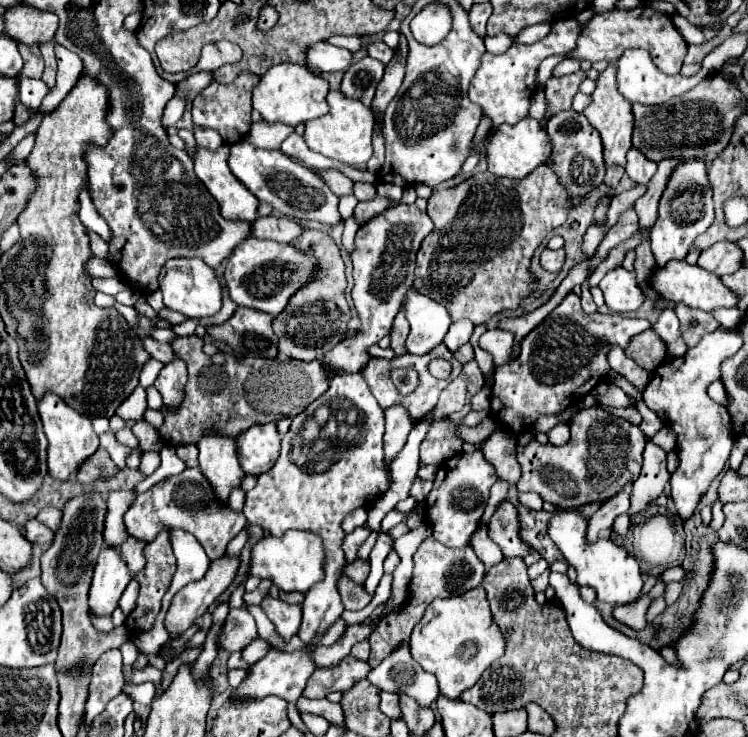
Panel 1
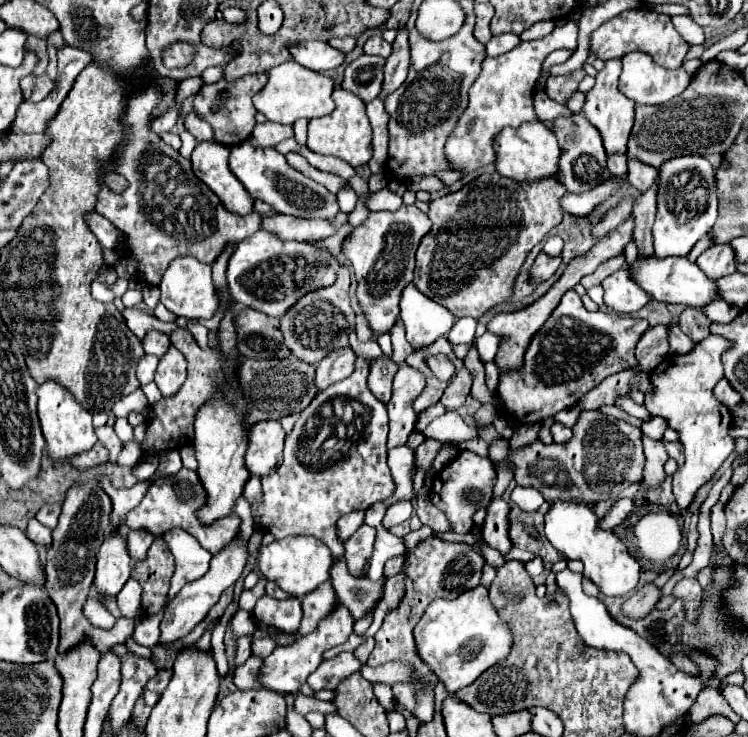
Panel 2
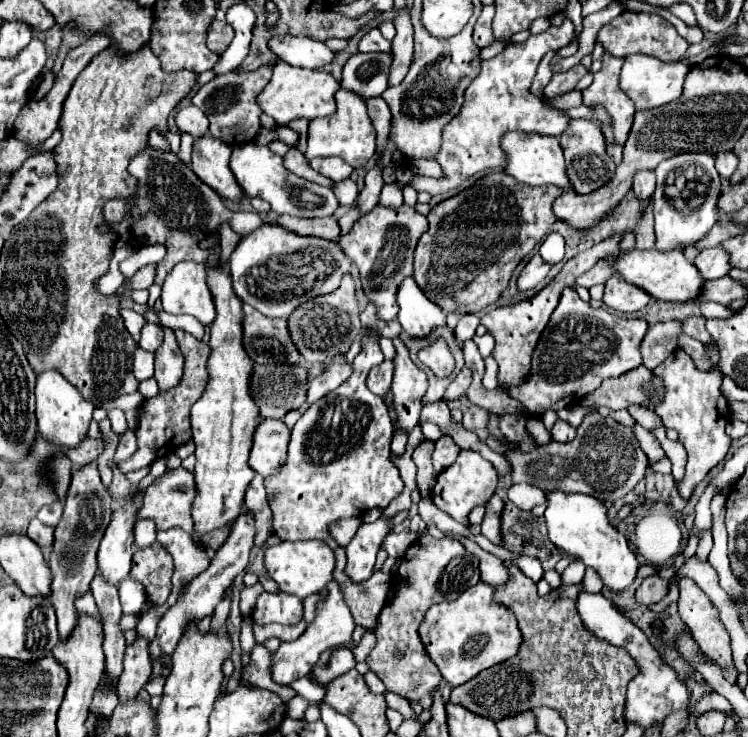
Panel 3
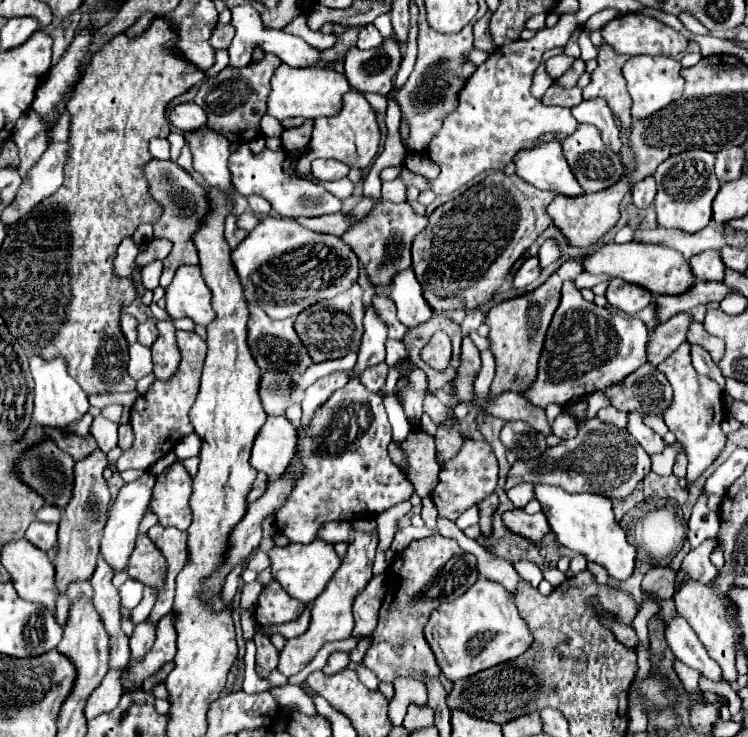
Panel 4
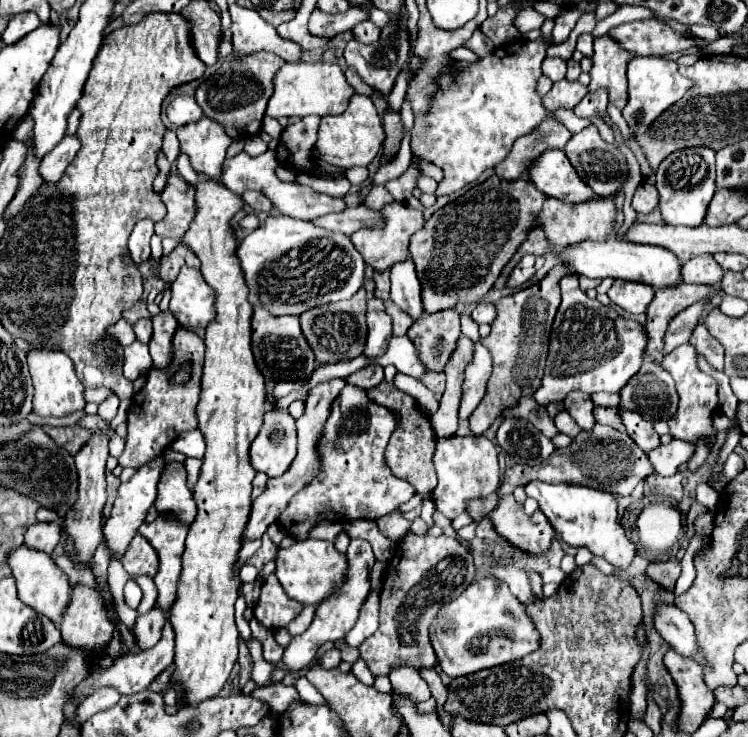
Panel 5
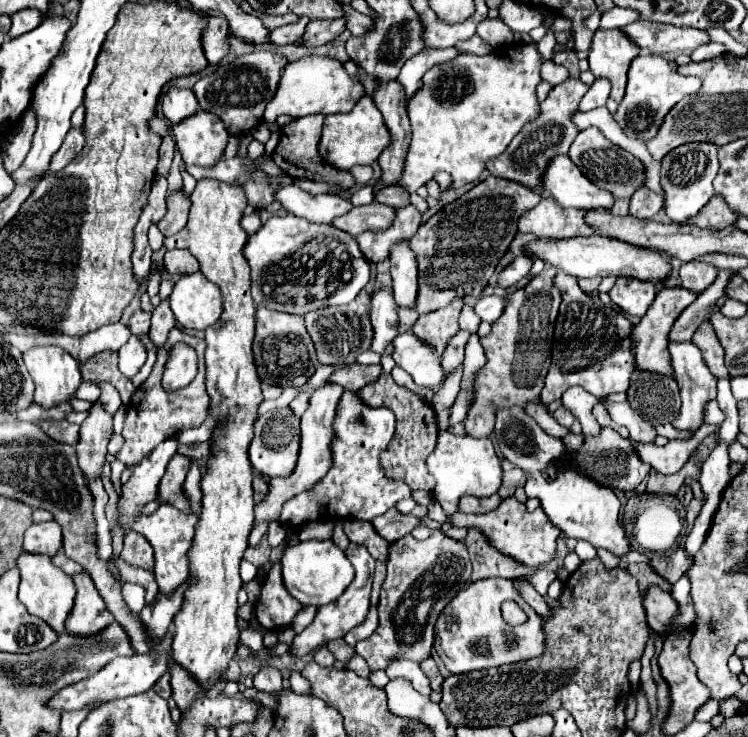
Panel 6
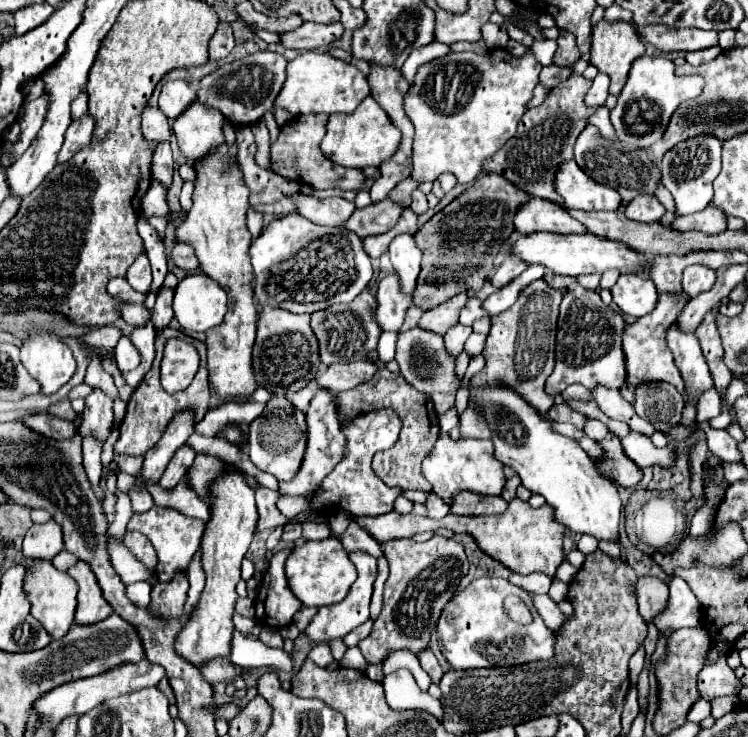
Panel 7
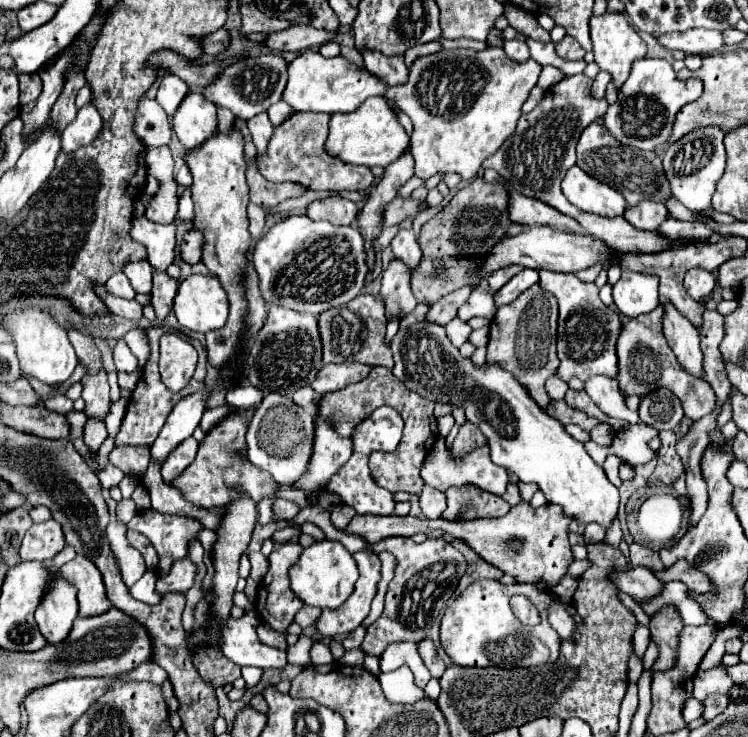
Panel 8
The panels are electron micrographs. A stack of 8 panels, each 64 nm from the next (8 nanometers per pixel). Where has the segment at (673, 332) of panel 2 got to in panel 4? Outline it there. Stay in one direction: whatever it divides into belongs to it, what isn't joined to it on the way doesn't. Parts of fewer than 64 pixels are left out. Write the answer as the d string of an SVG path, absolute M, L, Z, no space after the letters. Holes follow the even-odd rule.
M692 346L692 364L694 364L696 372L706 374L706 376L710 376L712 380L716 380L716 382L720 384L720 388L722 388L724 396L726 396L726 378L722 376L720 368L712 362L710 354L708 354L702 346Z

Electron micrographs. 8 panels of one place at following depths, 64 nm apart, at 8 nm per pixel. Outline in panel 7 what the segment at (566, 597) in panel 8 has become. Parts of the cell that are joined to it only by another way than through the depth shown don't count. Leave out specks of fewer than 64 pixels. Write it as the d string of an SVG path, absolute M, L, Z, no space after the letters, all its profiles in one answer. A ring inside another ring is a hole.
M556 578L556 580L552 582L552 588L550 588L548 596L550 596L554 602L562 602L562 600L566 600L566 594L568 594L568 584Z

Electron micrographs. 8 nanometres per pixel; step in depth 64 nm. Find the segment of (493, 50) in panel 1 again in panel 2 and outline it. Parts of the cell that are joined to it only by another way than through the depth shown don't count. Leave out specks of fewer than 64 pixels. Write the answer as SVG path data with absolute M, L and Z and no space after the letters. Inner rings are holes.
M500 34L500 36L492 36L492 40L486 44L486 56L500 56L502 52L512 50L514 46L518 46L522 40L516 34Z

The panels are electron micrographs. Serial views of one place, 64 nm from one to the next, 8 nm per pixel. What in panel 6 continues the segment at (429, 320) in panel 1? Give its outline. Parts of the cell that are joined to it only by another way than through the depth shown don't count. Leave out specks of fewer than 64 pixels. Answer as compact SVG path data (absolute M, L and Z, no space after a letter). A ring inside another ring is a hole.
M408 240L396 242L392 246L390 262L392 262L390 274L392 274L392 288L396 302L400 306L412 308L418 292L418 262Z

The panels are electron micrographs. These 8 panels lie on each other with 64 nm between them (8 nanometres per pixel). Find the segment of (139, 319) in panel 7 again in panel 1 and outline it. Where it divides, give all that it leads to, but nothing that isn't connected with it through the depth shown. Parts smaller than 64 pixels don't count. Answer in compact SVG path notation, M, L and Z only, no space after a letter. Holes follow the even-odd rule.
M146 338L144 340L144 350L152 356L152 358L156 358L156 360L160 360L160 362L170 362L172 360L172 356L174 356L174 352L172 352L172 348L170 348L170 342L158 342L158 340L154 340L154 338Z

